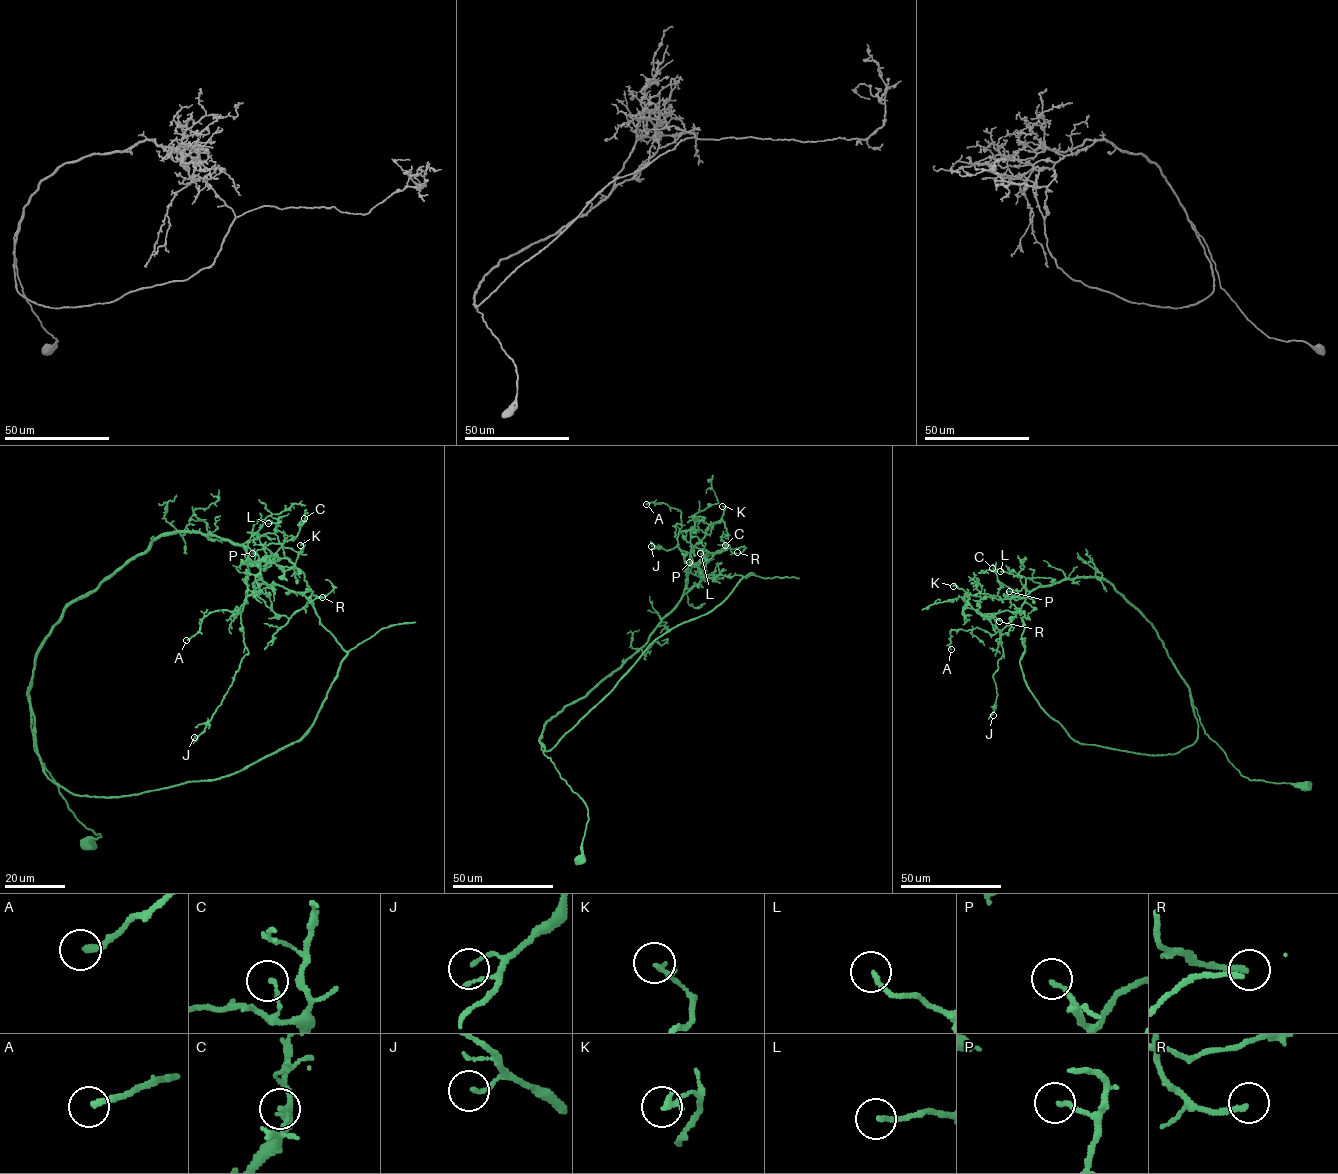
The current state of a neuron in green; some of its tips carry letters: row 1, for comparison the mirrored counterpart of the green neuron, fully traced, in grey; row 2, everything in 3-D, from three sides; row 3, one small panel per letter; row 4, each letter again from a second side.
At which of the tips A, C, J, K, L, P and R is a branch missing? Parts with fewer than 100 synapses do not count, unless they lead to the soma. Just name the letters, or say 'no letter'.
no letter

